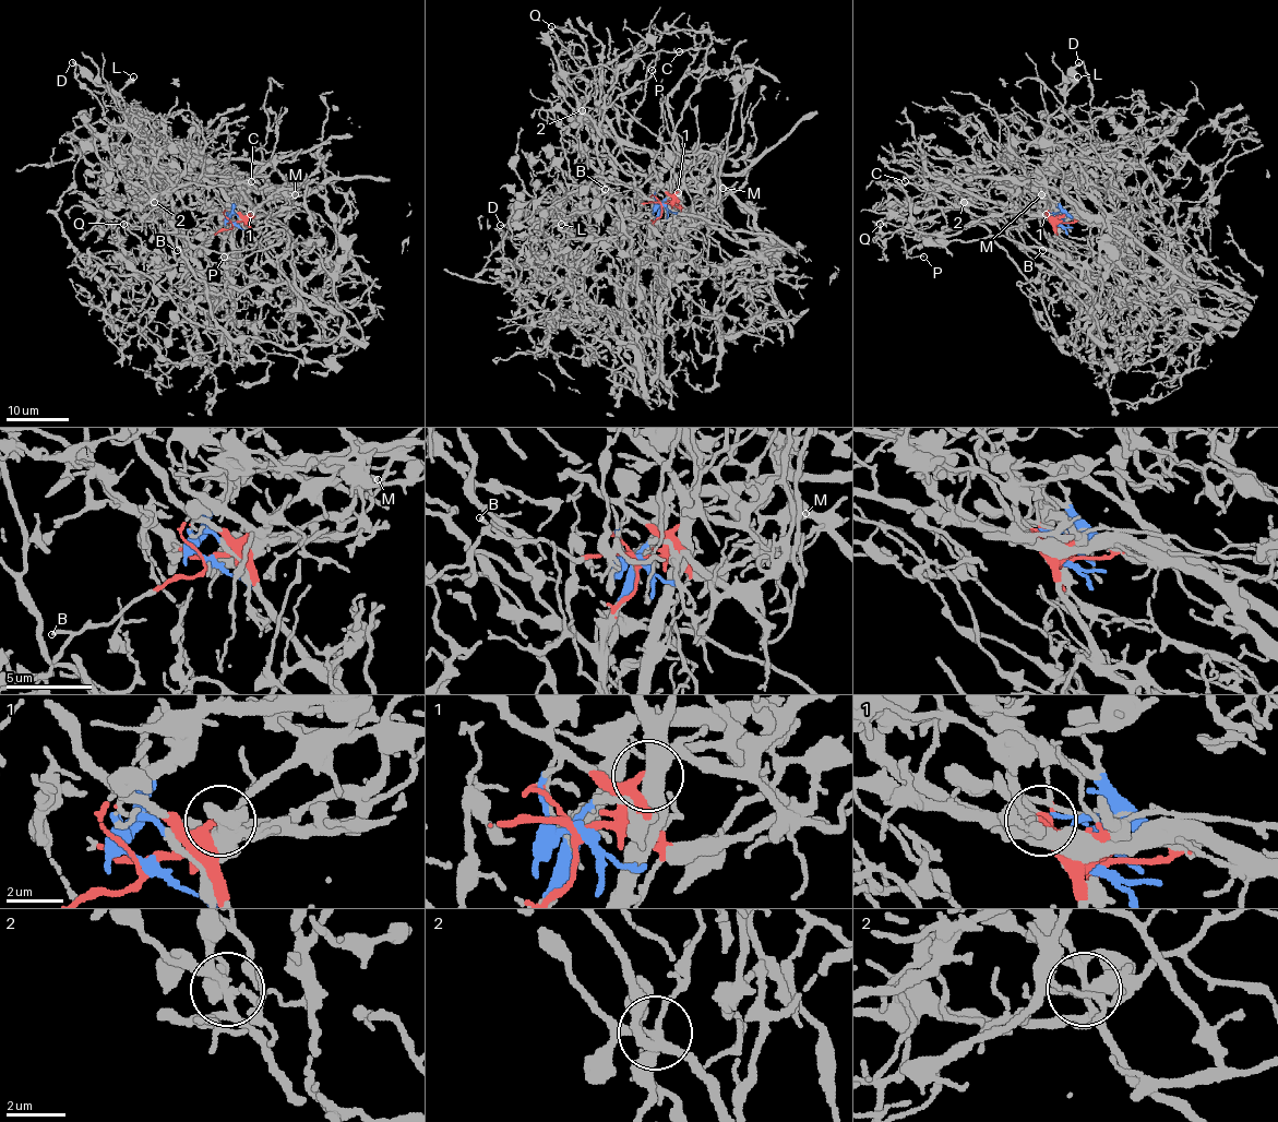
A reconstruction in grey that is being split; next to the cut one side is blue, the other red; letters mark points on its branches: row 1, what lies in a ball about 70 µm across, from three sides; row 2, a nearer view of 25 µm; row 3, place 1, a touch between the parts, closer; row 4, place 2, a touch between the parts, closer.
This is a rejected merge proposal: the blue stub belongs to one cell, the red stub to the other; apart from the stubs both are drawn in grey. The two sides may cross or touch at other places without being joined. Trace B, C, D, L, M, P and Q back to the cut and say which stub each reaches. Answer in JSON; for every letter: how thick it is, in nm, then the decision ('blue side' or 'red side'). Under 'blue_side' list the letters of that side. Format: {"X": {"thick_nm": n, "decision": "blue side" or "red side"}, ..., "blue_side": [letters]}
{"B": {"thick_nm": 240, "decision": "red side"}, "C": {"thick_nm": 90, "decision": "blue side"}, "D": {"thick_nm": 240, "decision": "red side"}, "L": {"thick_nm": 440, "decision": "red side"}, "M": {"thick_nm": 600, "decision": "red side"}, "P": {"thick_nm": 120, "decision": "blue side"}, "Q": {"thick_nm": 280, "decision": "blue side"}, "blue_side": ["C", "P", "Q"]}

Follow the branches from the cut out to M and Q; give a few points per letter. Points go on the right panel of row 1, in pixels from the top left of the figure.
M: (1058, 224), (1040, 209), (1040, 194)
Q: (1058, 224), (1087, 213), (1040, 186), (1002, 182), (948, 210), (931, 191), (919, 221), (880, 224)

